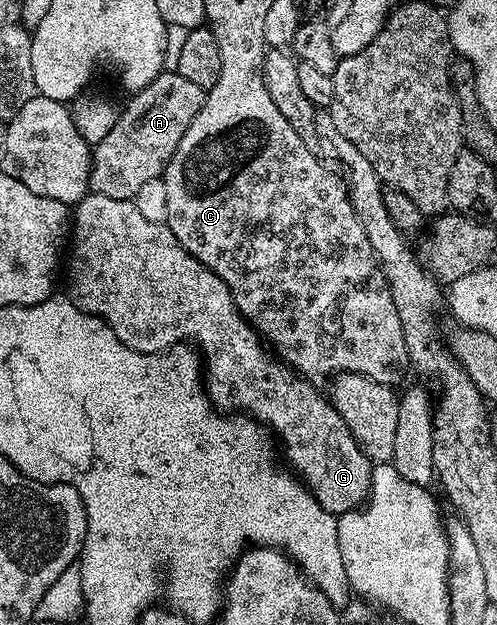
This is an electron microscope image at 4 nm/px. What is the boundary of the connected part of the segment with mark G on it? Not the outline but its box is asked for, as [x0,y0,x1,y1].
[66,194,373,518]

